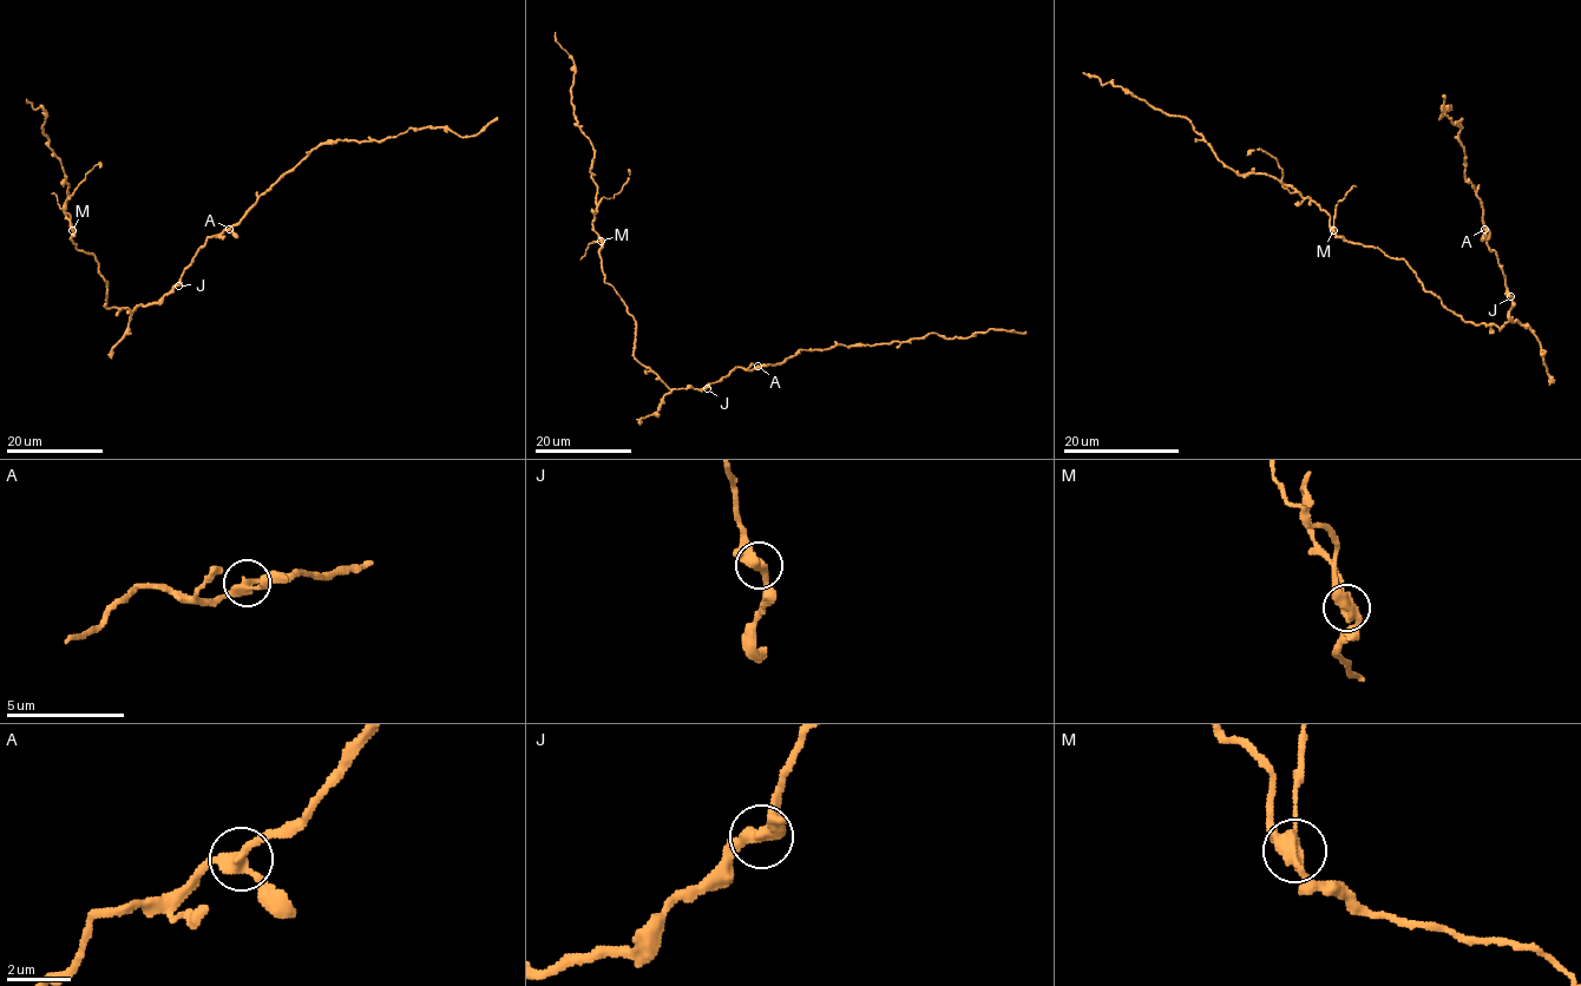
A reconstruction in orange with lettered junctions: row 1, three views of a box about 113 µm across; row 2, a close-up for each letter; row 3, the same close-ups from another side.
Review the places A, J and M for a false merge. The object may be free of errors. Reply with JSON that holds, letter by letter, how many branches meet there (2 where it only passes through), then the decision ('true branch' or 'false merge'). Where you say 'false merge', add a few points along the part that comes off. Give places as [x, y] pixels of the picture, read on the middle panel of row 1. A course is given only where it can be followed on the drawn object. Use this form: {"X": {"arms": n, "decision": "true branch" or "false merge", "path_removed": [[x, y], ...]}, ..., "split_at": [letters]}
{"A": {"arms": 3, "decision": "true branch"}, "J": {"arms": 3, "decision": "true branch"}, "M": {"arms": 3, "decision": "false merge", "path_removed": [[601, 241], [590, 242], [581, 260]]}, "split_at": ["M"]}

